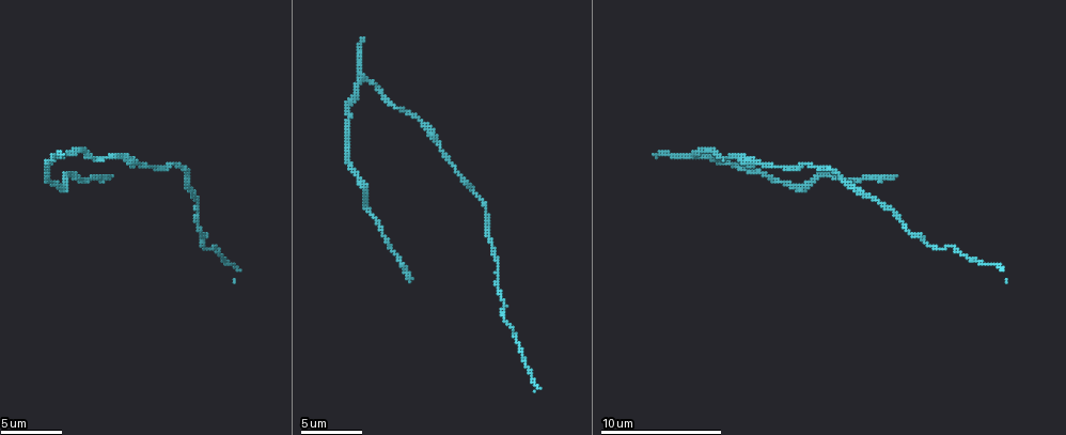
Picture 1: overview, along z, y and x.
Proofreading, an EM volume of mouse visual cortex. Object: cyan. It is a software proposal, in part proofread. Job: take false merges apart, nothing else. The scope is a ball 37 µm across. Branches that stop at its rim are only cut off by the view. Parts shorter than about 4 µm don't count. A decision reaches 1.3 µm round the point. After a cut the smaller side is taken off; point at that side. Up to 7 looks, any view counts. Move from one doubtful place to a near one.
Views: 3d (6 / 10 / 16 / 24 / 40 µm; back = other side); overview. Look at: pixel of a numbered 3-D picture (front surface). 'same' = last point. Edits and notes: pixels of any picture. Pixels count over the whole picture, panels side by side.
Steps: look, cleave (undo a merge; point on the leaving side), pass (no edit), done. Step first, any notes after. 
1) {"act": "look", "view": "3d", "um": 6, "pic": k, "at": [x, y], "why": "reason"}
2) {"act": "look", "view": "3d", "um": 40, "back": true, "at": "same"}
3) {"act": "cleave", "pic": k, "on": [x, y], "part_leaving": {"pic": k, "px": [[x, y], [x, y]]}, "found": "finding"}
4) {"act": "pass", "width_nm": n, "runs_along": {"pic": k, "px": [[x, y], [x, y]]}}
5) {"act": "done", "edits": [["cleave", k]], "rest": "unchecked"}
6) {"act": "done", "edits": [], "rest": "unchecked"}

{"act": "look", "view": "3d", "um": 10, "pic": 1, "at": [137, 163]}

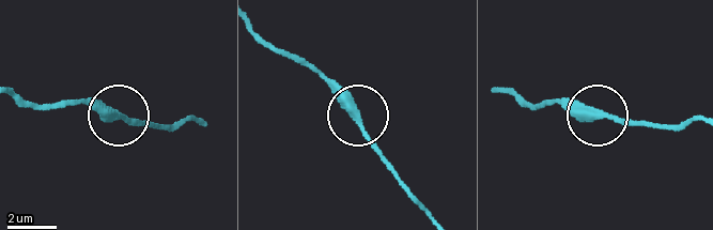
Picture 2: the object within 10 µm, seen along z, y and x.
{"act": "pass", "width_nm": 340, "runs_along": {"pic": 2, "px": [[597, 118], [647, 123]]}, "found": "one cell here"}

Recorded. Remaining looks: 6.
{"act": "look", "view": "3d", "um": 10, "pic": 1, "at": [354, 174], "why": "sudden change in width"}

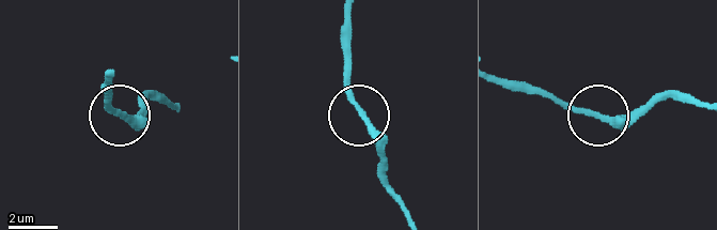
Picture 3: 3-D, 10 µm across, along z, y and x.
{"act": "look", "view": "3d", "um": 10, "back": true, "pic": 3, "at": [364, 115]}

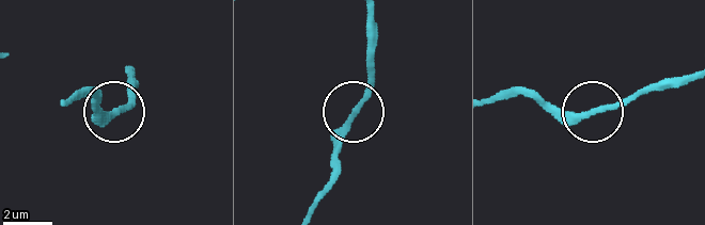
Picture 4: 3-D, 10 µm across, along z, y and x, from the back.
{"act": "pass", "runs_along": {"pic": 4, "px": [[129, 70], [126, 105], [109, 113], [95, 102]]}, "found": "continuous, no second cell"}

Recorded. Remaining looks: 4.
{"act": "look", "view": "3d", "um": 10, "pic": 1, "at": [347, 124], "why": "narrows sharply"}

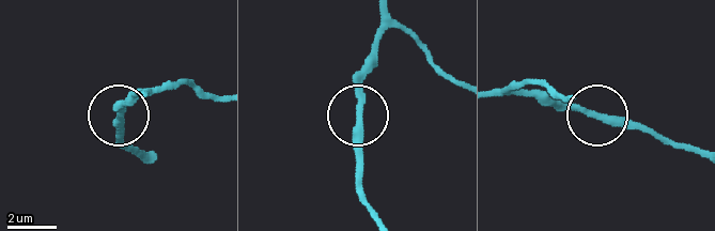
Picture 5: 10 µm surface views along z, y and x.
{"act": "pass", "width_nm": 270, "found": "continuous, no second cell"}

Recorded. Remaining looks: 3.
{"act": "done", "edits": [], "rest": "unchecked"}

